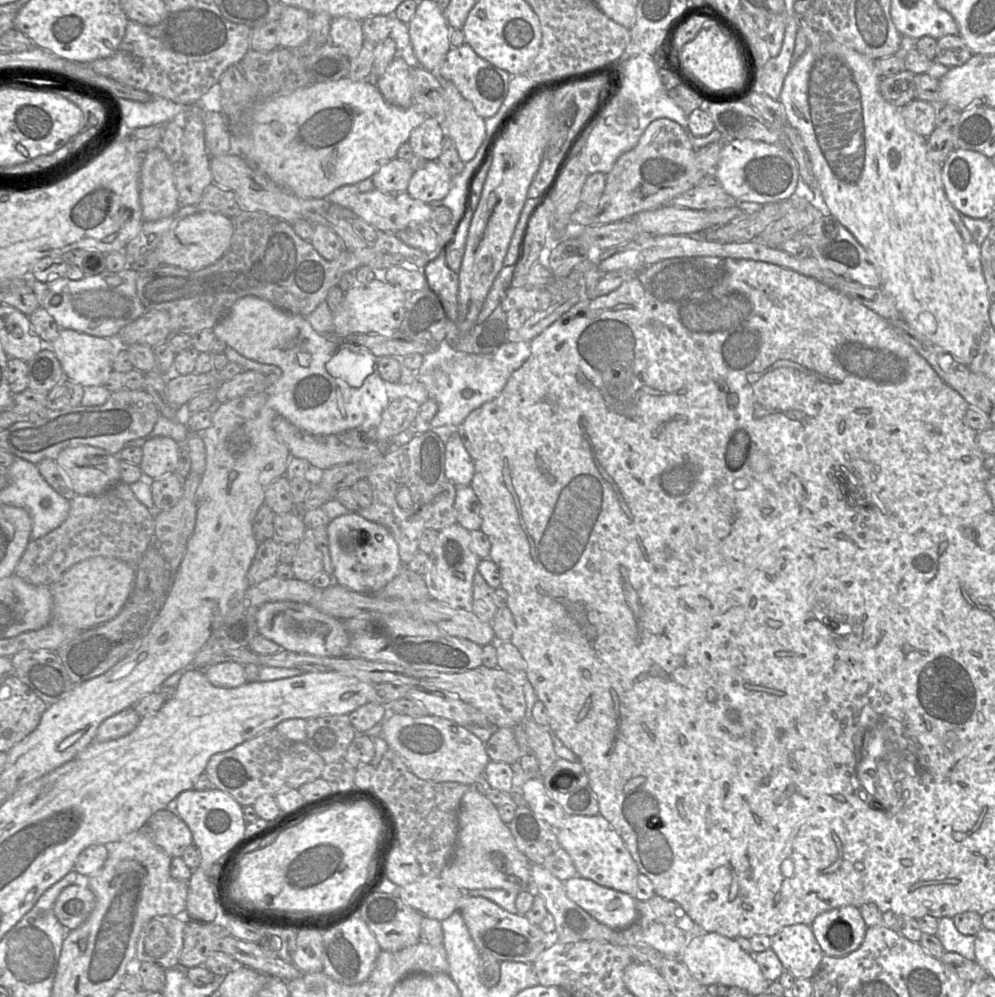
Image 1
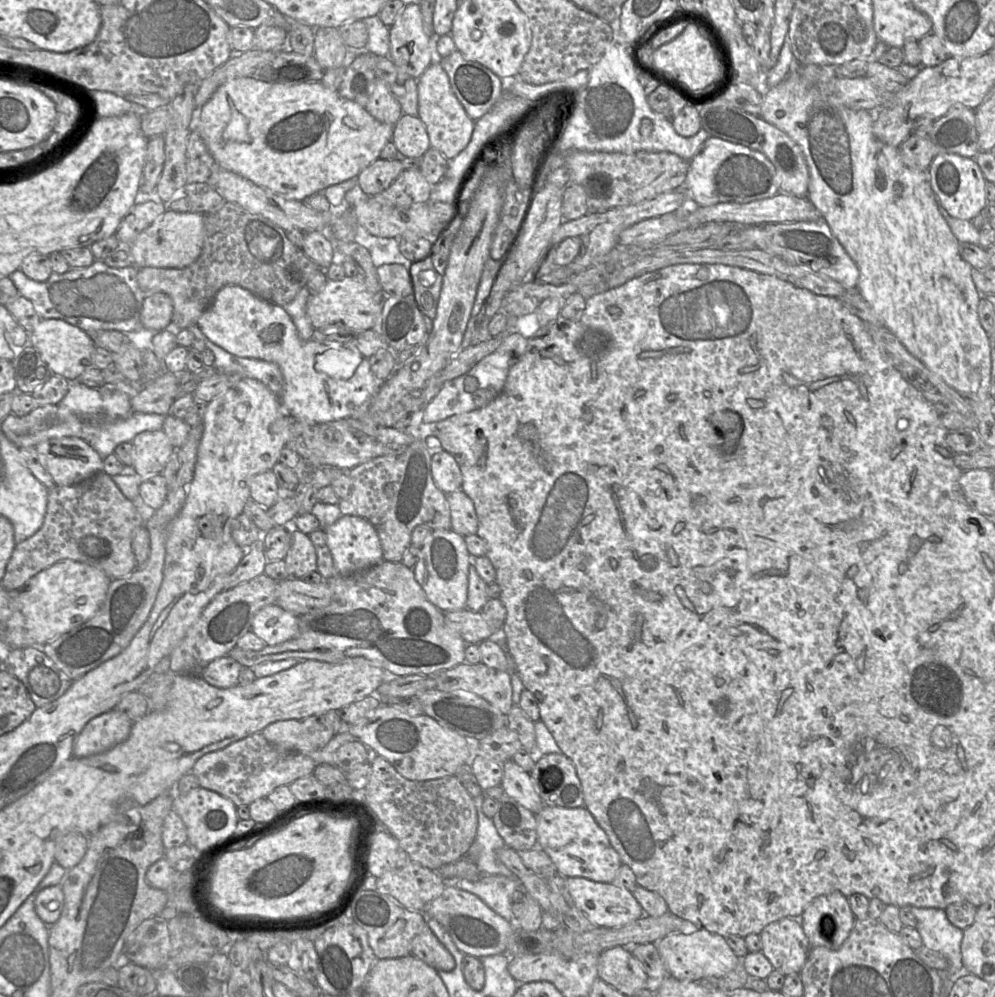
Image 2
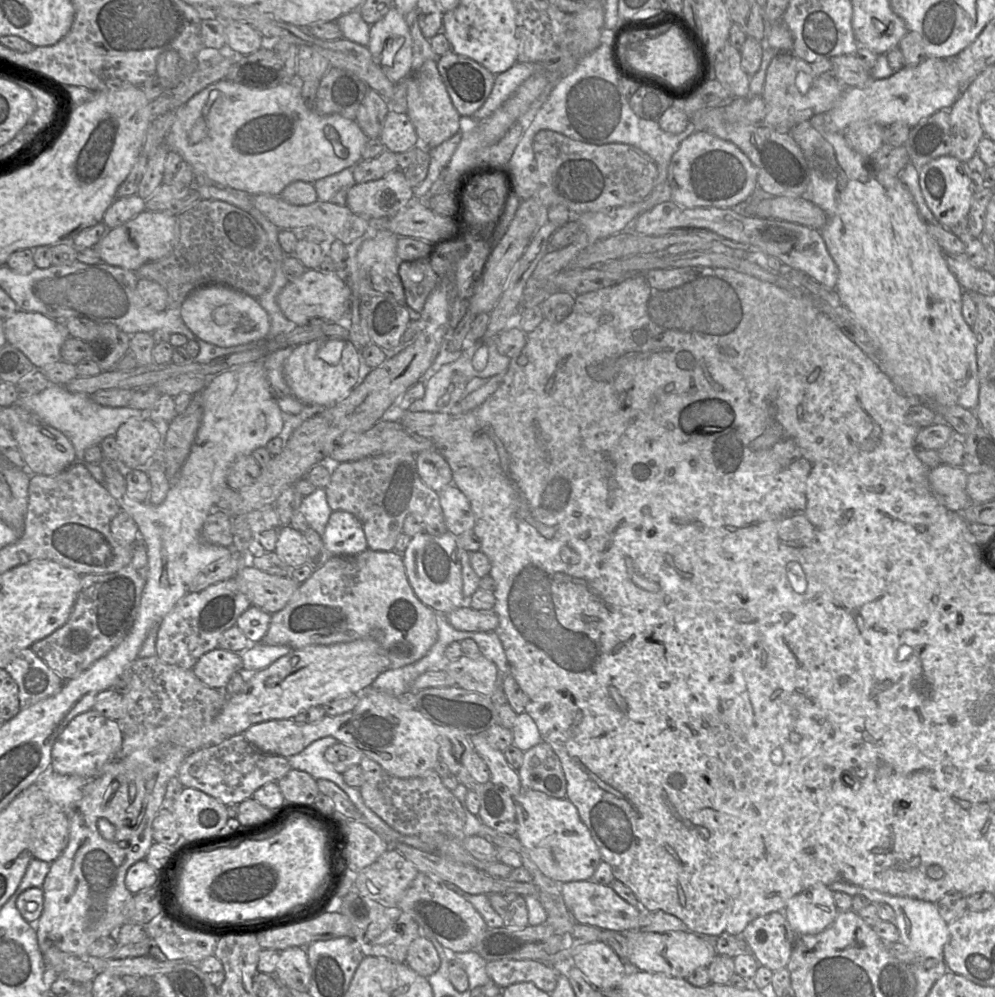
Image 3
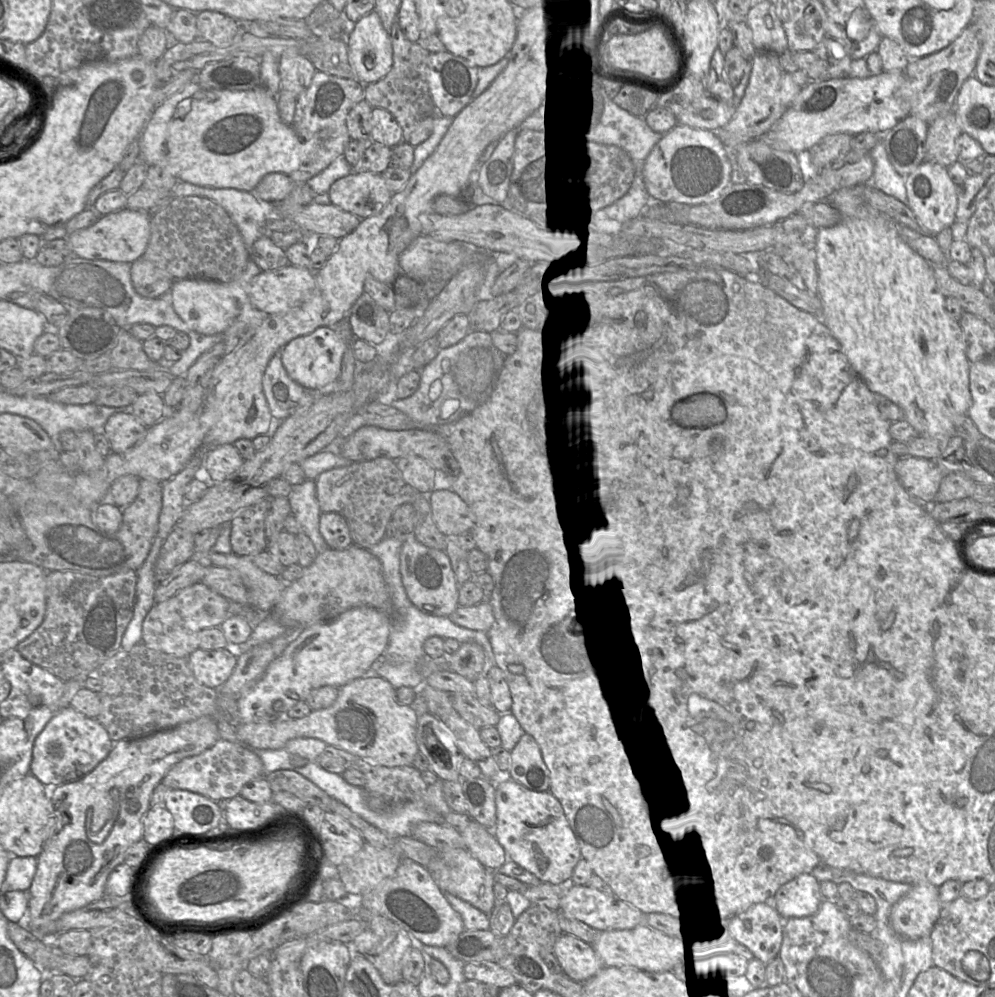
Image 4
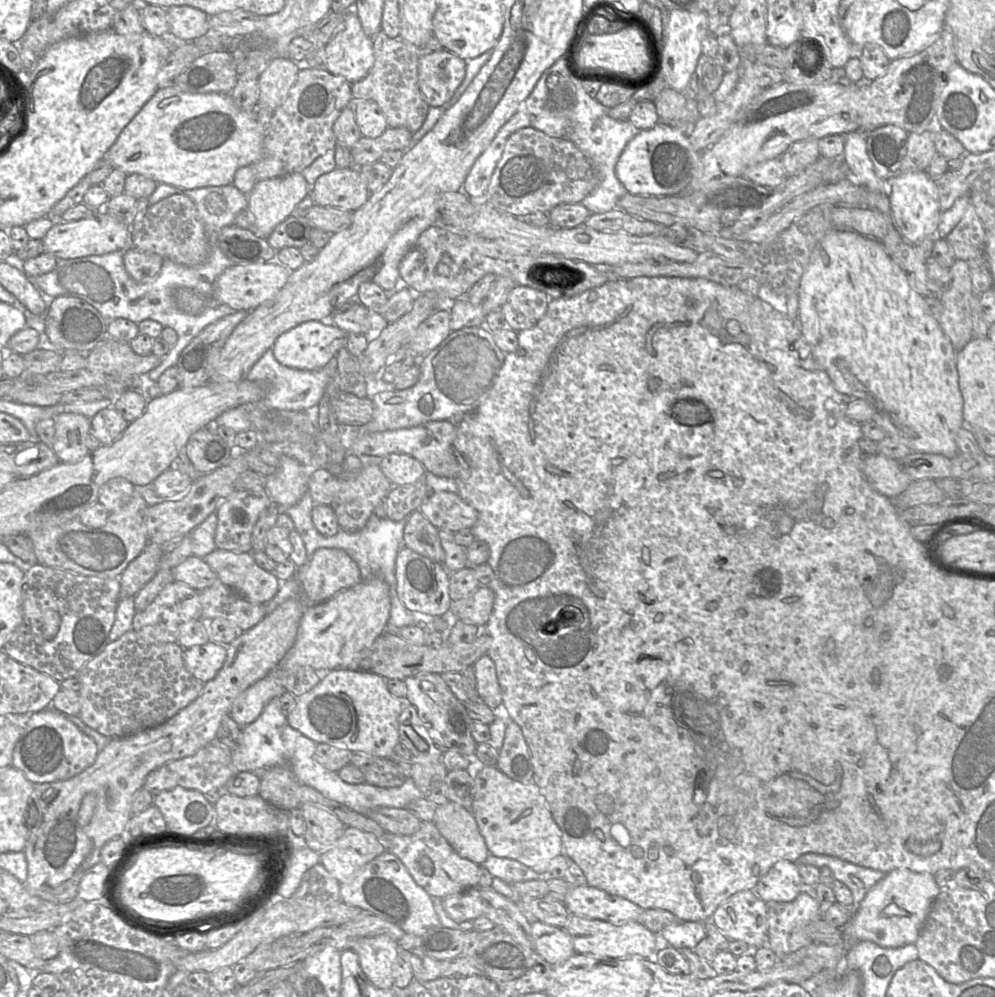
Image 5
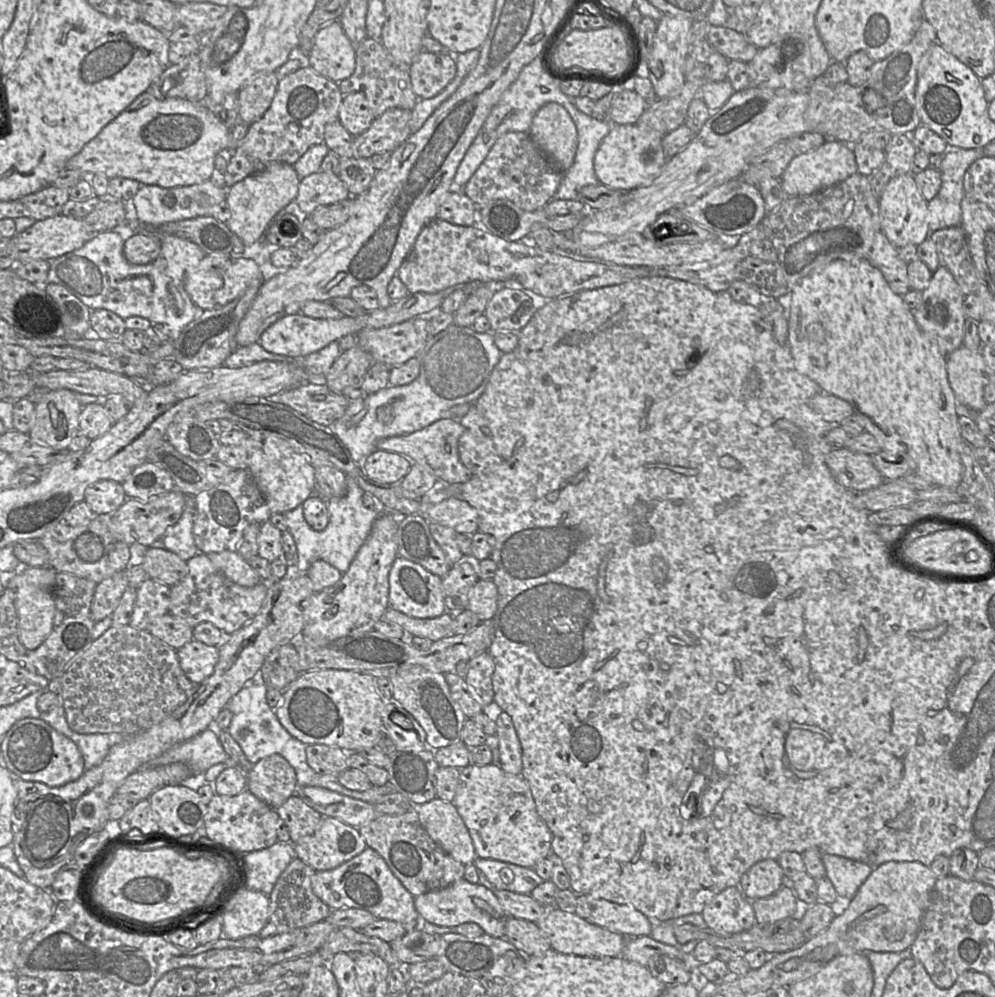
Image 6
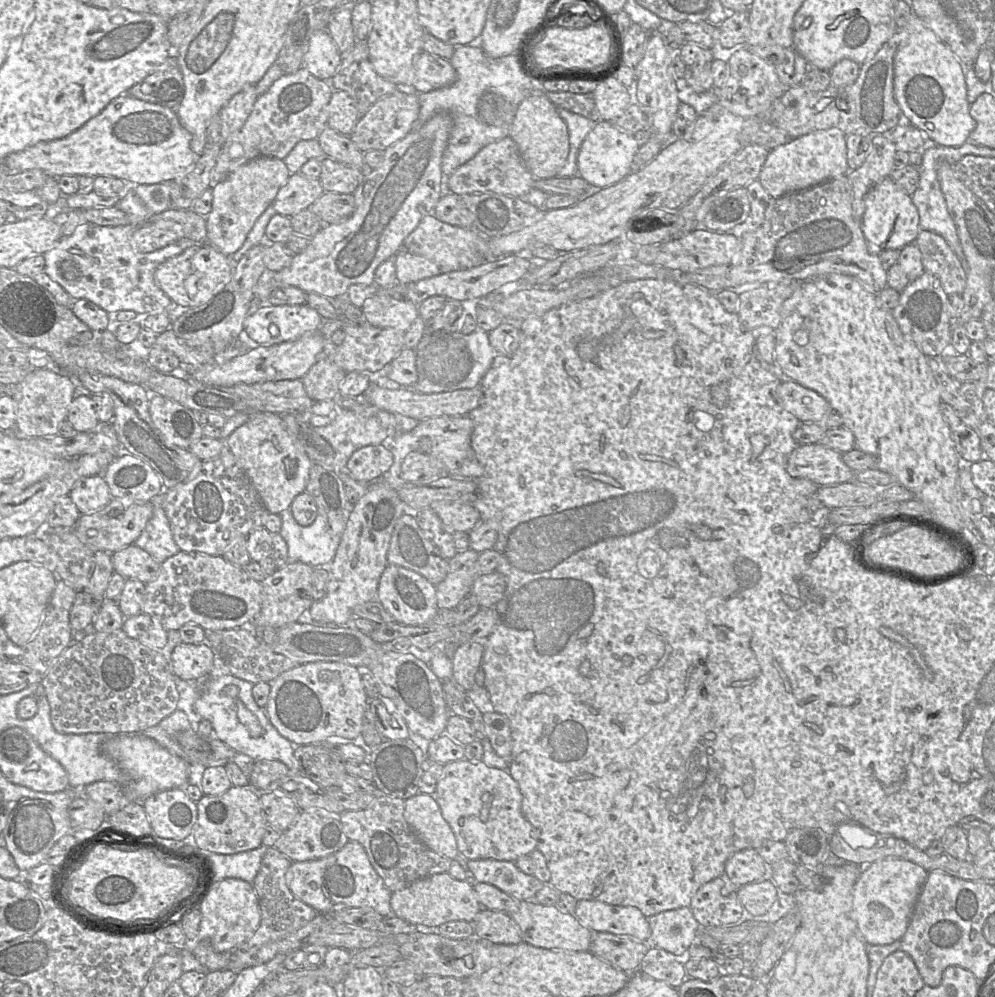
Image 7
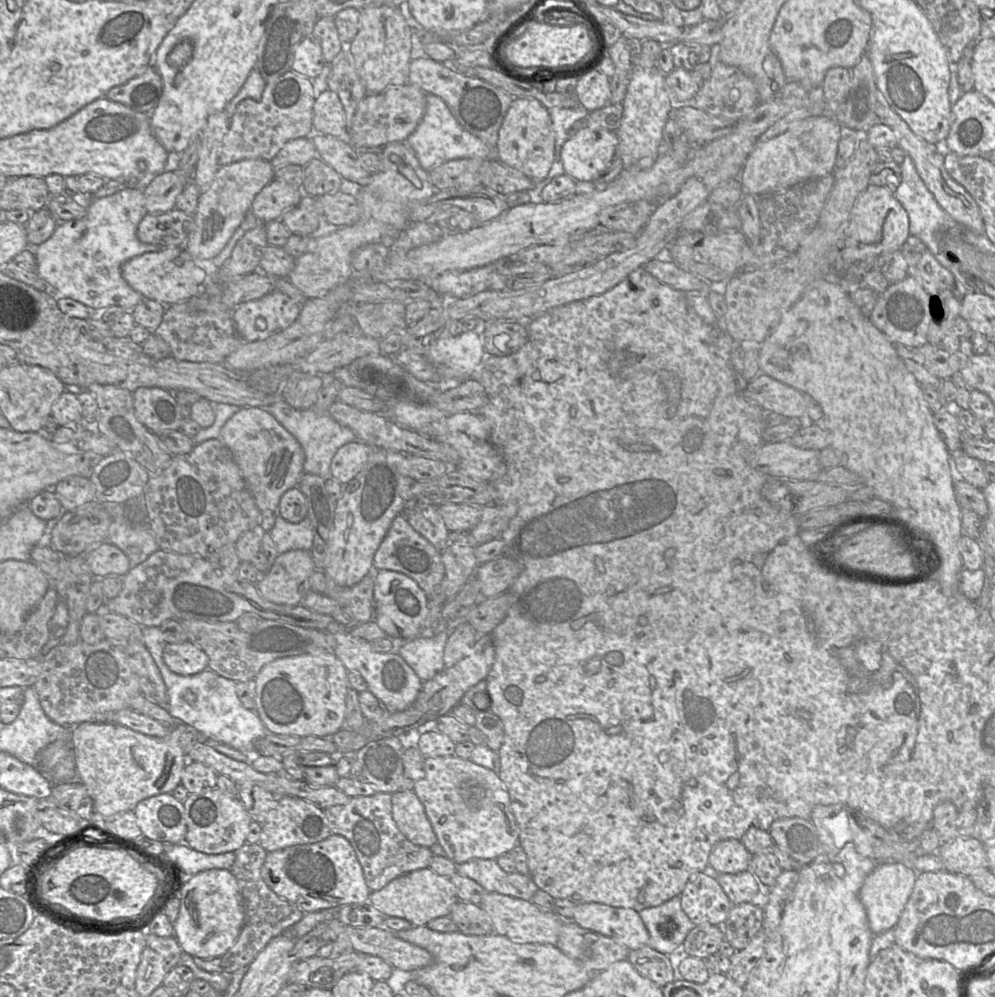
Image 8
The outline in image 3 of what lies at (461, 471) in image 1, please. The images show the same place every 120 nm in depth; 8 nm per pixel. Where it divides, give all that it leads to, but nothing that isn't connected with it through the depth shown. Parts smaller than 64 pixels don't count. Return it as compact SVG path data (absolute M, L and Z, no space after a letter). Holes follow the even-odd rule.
M425 450L416 454L418 473L423 482L439 492L453 482L452 470L437 450Z

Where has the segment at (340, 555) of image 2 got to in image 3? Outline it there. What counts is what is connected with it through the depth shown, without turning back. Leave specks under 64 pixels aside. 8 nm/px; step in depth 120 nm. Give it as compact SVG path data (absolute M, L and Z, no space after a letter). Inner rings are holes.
M332 511L323 535L325 548L332 555L356 555L368 549L360 521L346 511Z

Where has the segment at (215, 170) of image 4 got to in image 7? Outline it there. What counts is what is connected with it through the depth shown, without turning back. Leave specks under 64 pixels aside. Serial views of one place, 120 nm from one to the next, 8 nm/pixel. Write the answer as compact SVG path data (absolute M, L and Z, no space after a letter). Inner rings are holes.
M123 94L115 98L114 100L112 100L99 114L92 117L83 126L81 126L79 129L75 130L68 136L60 139L38 142L37 144L30 146L24 150L8 155L4 159L3 163L4 163L4 168L8 172L20 172L25 170L40 169L54 177L58 177L62 175L93 176L93 177L111 176L118 179L122 179L127 184L139 184L139 183L140 184L157 184L162 182L177 181L182 175L184 175L188 171L190 167L192 167L192 165L194 164L197 158L197 155L193 152L191 148L191 140L192 140L192 136L181 124L176 110L162 106L162 105L139 100L127 94Z

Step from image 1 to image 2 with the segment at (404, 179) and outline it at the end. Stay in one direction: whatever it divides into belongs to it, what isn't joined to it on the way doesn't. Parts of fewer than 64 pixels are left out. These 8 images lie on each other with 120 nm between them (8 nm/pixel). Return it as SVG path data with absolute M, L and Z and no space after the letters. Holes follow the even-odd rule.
M378 159L357 176L360 188L370 196L382 193L404 171L403 164L396 159Z

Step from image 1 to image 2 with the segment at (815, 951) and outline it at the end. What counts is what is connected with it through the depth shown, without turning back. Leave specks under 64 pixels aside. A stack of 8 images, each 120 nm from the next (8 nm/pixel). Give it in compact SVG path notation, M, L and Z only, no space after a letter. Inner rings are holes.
M787 917L774 921L768 924L758 935L762 943L761 952L775 970L781 972L784 976L799 974L811 949L811 944L803 931L799 919Z

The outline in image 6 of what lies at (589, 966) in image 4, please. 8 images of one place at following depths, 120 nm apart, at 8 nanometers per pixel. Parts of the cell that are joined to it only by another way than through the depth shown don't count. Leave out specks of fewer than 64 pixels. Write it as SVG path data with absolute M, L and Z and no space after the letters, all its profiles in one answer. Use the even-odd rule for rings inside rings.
M508 917L503 937L529 956L540 956L551 949L550 942L535 922Z

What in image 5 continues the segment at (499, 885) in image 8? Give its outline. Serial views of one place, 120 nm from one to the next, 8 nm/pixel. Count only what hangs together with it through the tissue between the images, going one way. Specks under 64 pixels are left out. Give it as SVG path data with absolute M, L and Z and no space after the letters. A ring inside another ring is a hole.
M492 855L481 866L486 868L493 877L499 878L510 885L516 882L541 880L545 878L516 860Z

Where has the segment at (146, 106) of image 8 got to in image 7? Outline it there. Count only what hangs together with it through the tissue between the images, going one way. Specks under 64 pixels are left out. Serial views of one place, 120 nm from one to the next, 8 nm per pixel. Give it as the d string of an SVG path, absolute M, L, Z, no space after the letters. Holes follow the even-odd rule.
M169 56L160 67L125 94L176 110L185 94L184 80L176 56Z

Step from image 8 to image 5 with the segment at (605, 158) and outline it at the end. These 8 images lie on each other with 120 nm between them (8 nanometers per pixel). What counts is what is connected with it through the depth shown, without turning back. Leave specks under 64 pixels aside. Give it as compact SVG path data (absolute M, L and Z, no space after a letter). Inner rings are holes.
M660 121L651 129L639 130L620 155L615 172L631 194L686 194L691 190L691 182L700 156L701 151L694 148L686 132L670 123Z

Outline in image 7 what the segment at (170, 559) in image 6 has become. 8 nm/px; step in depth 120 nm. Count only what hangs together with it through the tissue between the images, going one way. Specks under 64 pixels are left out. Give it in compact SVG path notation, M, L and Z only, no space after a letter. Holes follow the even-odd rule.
M134 544L112 553L111 558L115 573L144 584L156 579L161 568L161 563Z

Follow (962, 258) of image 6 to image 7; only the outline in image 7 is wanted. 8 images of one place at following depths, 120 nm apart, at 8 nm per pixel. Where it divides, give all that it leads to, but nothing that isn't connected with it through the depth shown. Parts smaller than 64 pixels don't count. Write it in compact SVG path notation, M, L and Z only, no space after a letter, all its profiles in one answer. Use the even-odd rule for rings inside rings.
M922 230L915 245L918 246L925 272L934 275L948 295L958 295L966 286L967 273L964 262L955 254L939 234Z

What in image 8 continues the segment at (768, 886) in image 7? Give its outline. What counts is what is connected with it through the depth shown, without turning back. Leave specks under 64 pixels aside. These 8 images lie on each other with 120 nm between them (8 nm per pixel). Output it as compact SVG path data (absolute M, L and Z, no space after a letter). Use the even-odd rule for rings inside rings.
M748 870L735 874L720 873L716 879L733 905L751 902L759 891L757 878Z

